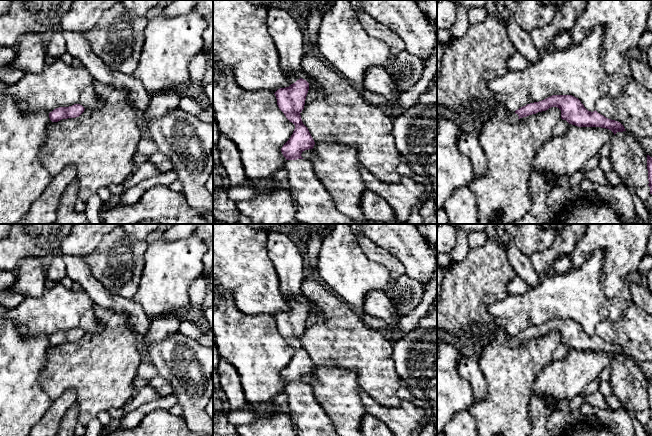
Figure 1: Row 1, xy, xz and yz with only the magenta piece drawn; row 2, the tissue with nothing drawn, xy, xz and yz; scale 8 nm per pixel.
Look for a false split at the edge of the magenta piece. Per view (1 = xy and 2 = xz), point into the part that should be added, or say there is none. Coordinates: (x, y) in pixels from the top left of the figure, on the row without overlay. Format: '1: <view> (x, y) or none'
1: none
2: xz (286, 256)

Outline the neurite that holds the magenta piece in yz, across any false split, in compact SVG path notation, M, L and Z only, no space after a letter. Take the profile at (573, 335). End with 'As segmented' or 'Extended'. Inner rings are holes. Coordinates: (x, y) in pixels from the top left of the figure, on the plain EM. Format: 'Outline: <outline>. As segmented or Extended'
Outline: M552 319L542 325L527 328L516 334L510 335L507 340L511 344L517 344L538 336L546 335L551 331L561 334L561 343L578 351L601 351L611 354L614 359L617 356L626 355L624 350L615 344L606 342L596 334L588 335L581 325L572 319Z. Extended

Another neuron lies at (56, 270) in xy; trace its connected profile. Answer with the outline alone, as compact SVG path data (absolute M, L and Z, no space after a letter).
M58 253L50 257L46 265L47 279L59 282L66 276L67 270L63 260L63 255L61 253Z

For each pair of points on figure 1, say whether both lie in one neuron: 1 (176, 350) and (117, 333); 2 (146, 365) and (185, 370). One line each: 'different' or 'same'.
1: different
2: different

